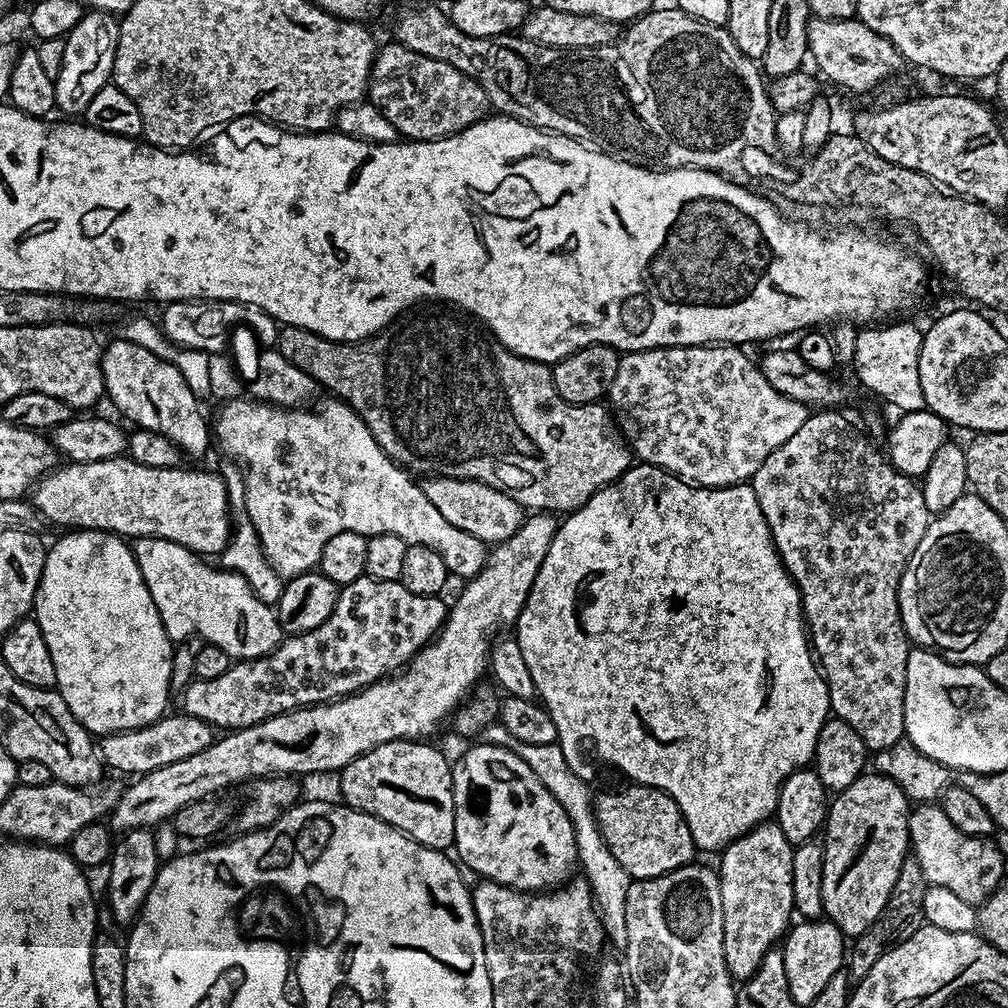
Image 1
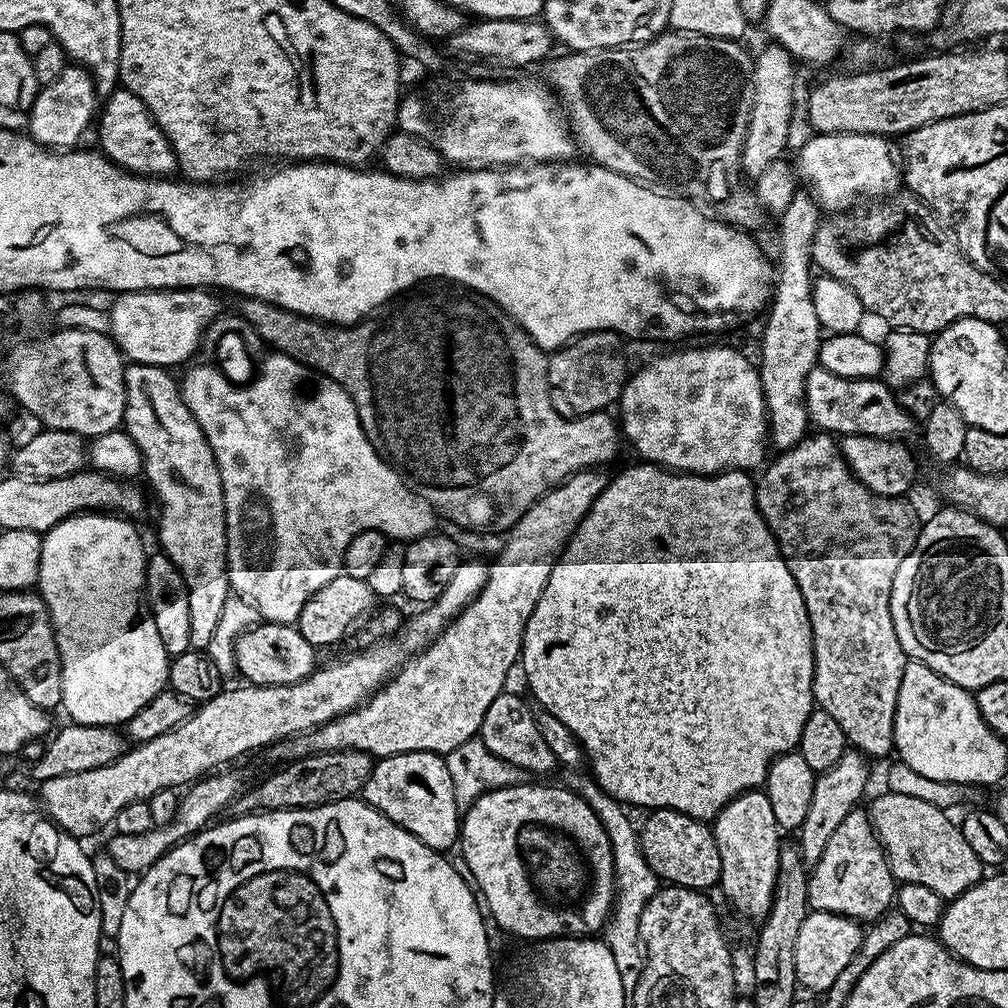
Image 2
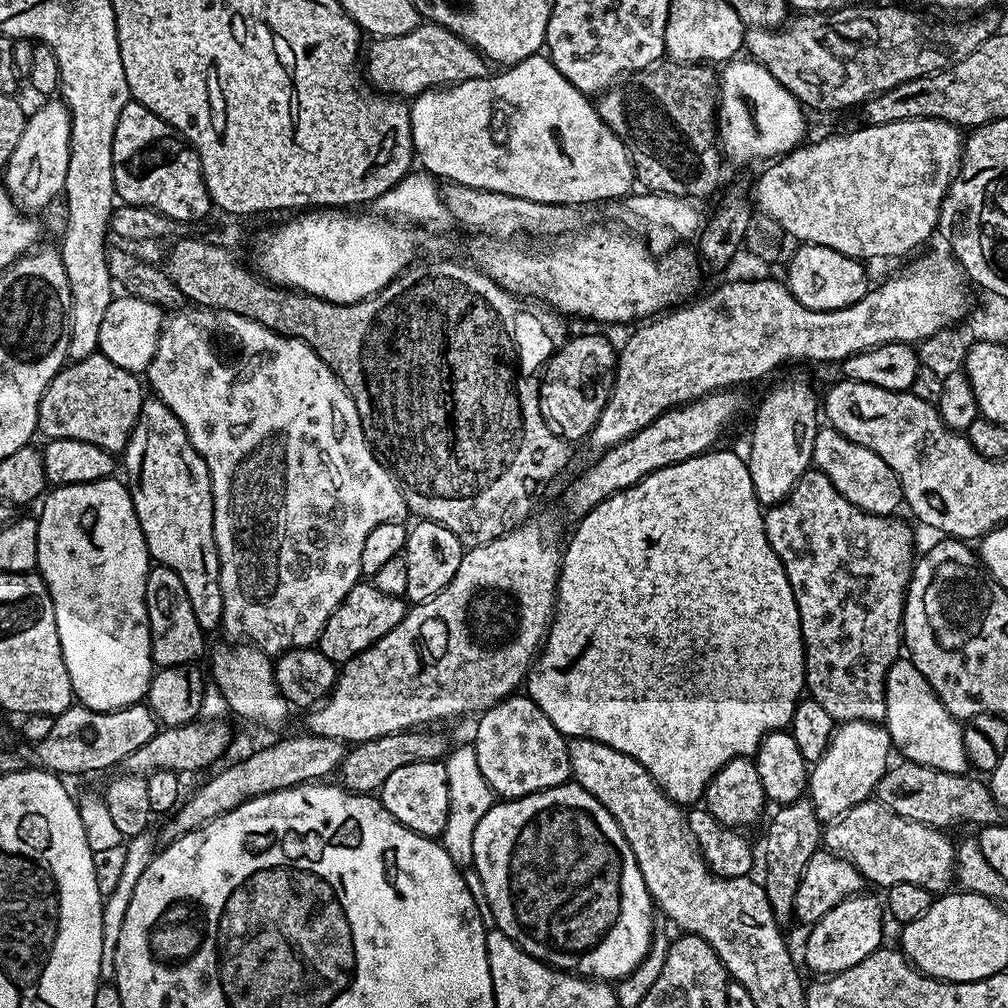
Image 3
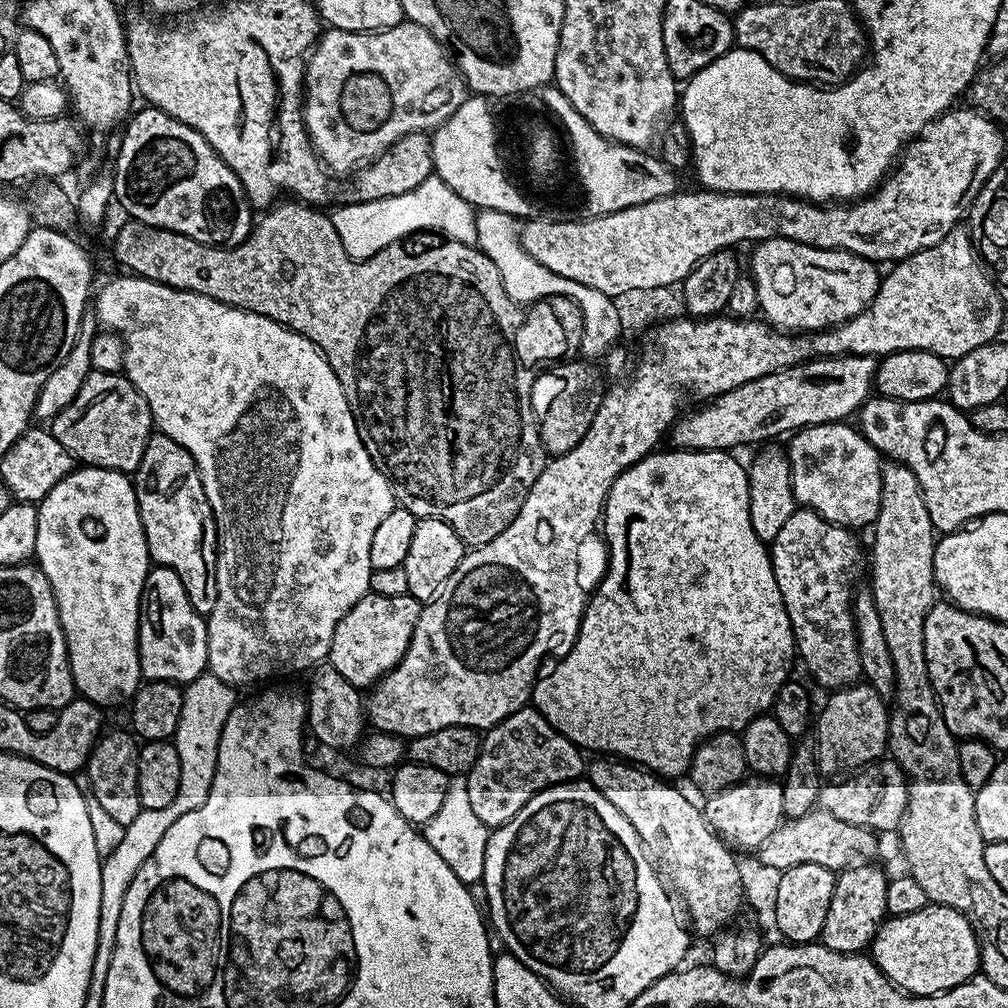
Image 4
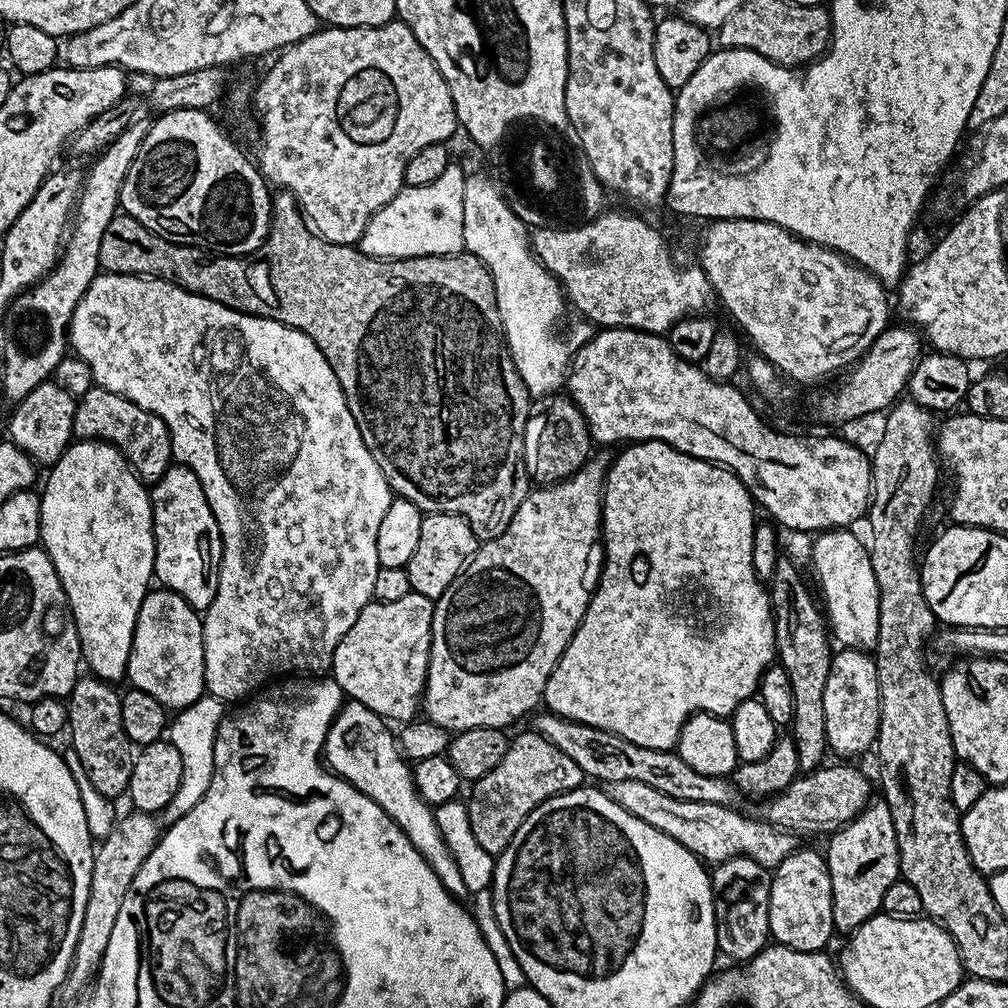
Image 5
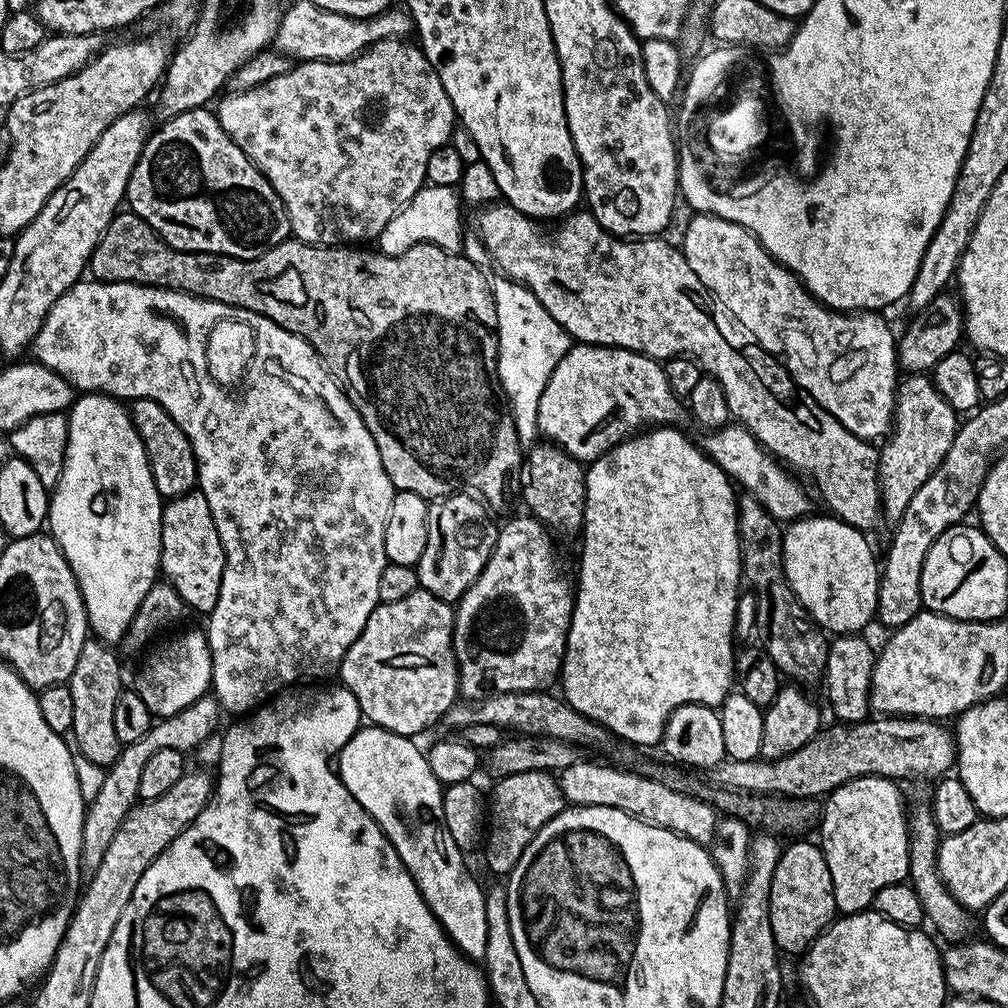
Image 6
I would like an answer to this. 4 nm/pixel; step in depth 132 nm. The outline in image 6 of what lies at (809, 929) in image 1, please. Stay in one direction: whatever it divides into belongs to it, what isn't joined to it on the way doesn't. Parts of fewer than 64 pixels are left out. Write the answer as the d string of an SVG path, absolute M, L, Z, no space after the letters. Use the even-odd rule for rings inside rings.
M863 776L838 786L823 801L822 815L818 820L818 843L824 851L826 866L830 870L837 913L851 914L871 909L882 886L908 880L908 817L900 788L897 781L887 780L884 776Z

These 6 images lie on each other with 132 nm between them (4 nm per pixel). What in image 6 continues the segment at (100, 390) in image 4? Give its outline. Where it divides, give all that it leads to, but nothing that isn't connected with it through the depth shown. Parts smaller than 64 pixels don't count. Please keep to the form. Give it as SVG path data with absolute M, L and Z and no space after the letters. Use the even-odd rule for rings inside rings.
M134 400L130 404L130 415L138 434L144 443L144 449L150 462L150 470L154 474L154 486L158 486L158 494L162 498L181 496L197 487L196 456L192 453L186 434L166 414L166 410L153 400Z

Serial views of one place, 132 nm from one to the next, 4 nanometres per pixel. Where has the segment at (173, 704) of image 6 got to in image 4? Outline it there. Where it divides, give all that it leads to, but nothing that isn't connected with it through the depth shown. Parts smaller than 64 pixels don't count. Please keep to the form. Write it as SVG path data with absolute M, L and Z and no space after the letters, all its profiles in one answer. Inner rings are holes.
M153 567L144 579L140 606L140 675L145 681L161 680L186 686L208 666L208 626L190 606L182 578L169 568Z

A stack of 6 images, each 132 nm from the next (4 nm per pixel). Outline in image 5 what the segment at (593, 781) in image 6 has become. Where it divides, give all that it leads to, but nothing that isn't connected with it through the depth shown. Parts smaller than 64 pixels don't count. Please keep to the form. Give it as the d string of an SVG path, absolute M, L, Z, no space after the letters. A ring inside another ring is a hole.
M614 782L607 785L606 791L610 799L622 806L622 810L662 830L708 866L735 856L745 856L754 858L754 862L764 868L775 870L798 848L798 840L793 833L785 828L776 828L764 818L751 820L736 808L714 806L714 802L682 802L678 798L670 798L670 794L662 794L662 790L654 790L654 786L646 786L646 782Z

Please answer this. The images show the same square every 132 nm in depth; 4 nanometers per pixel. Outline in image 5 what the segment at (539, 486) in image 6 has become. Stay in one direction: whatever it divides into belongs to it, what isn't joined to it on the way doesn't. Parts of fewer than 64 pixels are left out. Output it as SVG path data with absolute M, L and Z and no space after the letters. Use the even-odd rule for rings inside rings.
M556 394L541 412L533 411L524 431L524 465L536 486L557 484L574 475L593 455L594 441L582 410L567 395Z

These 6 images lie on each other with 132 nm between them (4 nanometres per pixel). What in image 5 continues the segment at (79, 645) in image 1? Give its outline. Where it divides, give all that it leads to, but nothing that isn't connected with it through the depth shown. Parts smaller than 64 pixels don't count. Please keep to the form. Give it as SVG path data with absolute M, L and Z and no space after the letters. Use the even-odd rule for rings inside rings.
M76 440L68 445L68 449L58 458L56 464L51 465L48 481L44 484L44 492L39 493L40 498L40 544L48 557L54 562L54 570L62 582L62 590L66 590L68 605L72 611L72 617L78 630L80 639L80 654L87 671L99 680L109 682L123 681L128 670L128 659L132 649L134 638L134 626L138 618L138 610L144 601L144 595L150 591L150 585L154 580L152 567L154 566L154 554L156 553L156 539L152 533L152 498L149 489L143 480L136 477L135 472L128 467L128 463L113 444L106 444L102 440Z

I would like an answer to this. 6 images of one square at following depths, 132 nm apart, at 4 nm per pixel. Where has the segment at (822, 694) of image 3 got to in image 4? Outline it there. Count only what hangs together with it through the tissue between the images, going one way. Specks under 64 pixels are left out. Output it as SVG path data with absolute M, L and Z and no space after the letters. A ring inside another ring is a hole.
M797 507L790 518L783 523L778 536L770 543L772 569L786 606L786 614L792 623L792 633L796 636L798 660L808 667L808 672L827 690L846 688L861 679L860 638L856 635L856 617L854 615L854 593L860 575L866 572L866 552L860 549L856 541L857 533L843 524L832 524L813 510Z

